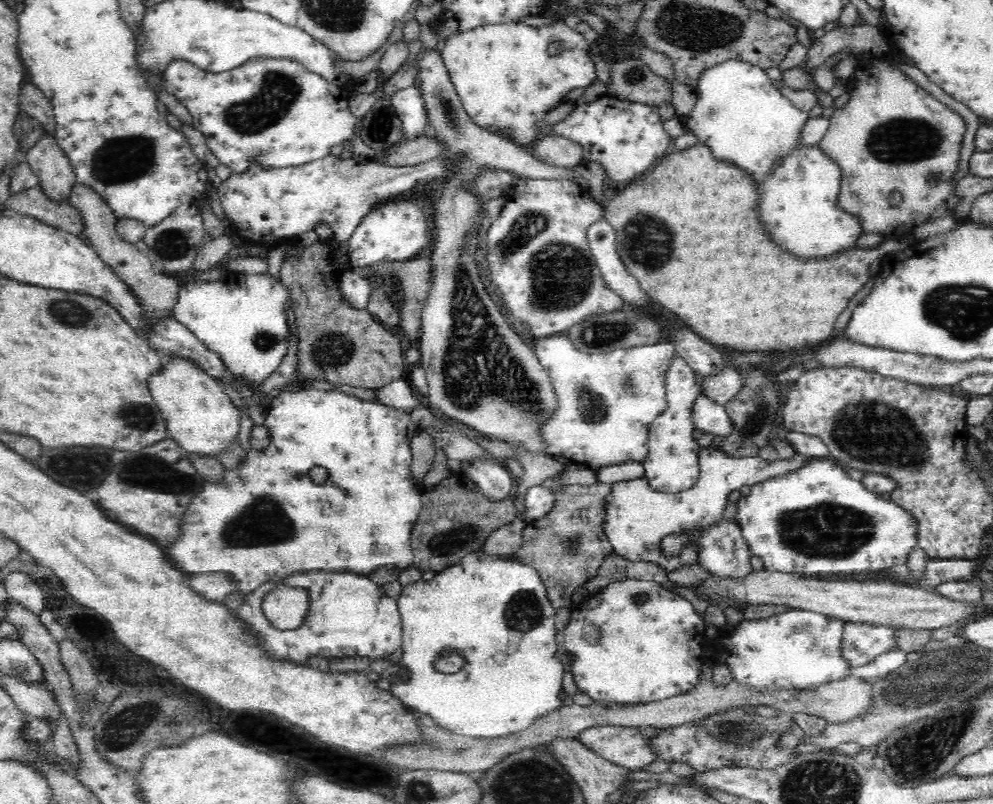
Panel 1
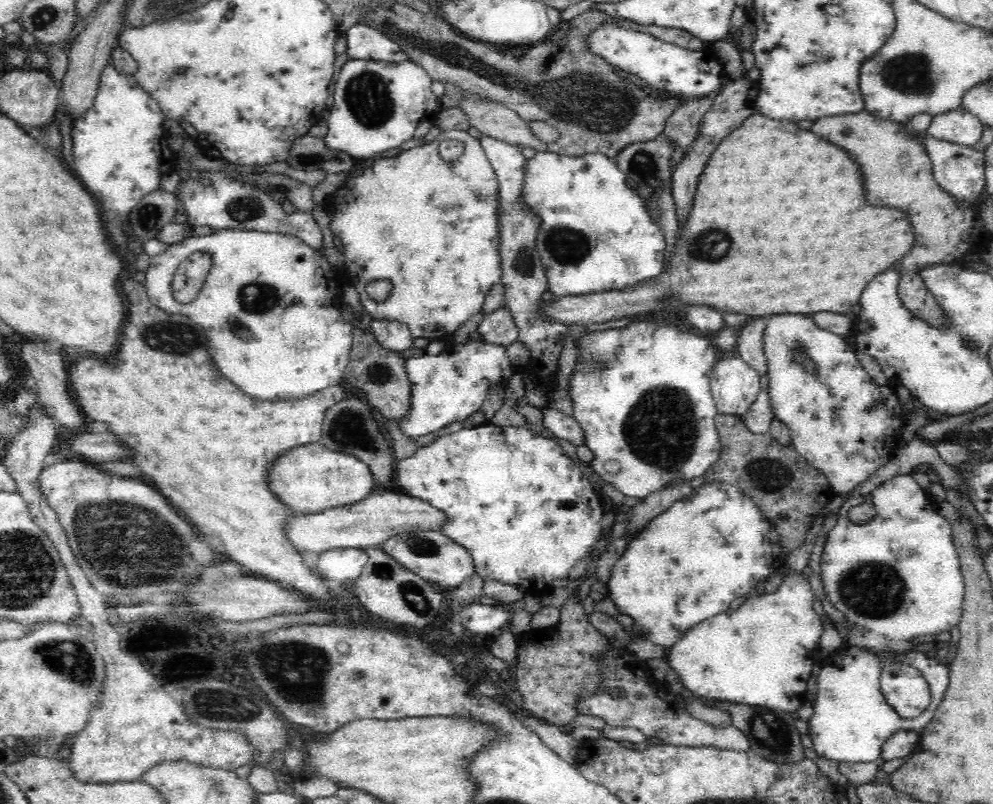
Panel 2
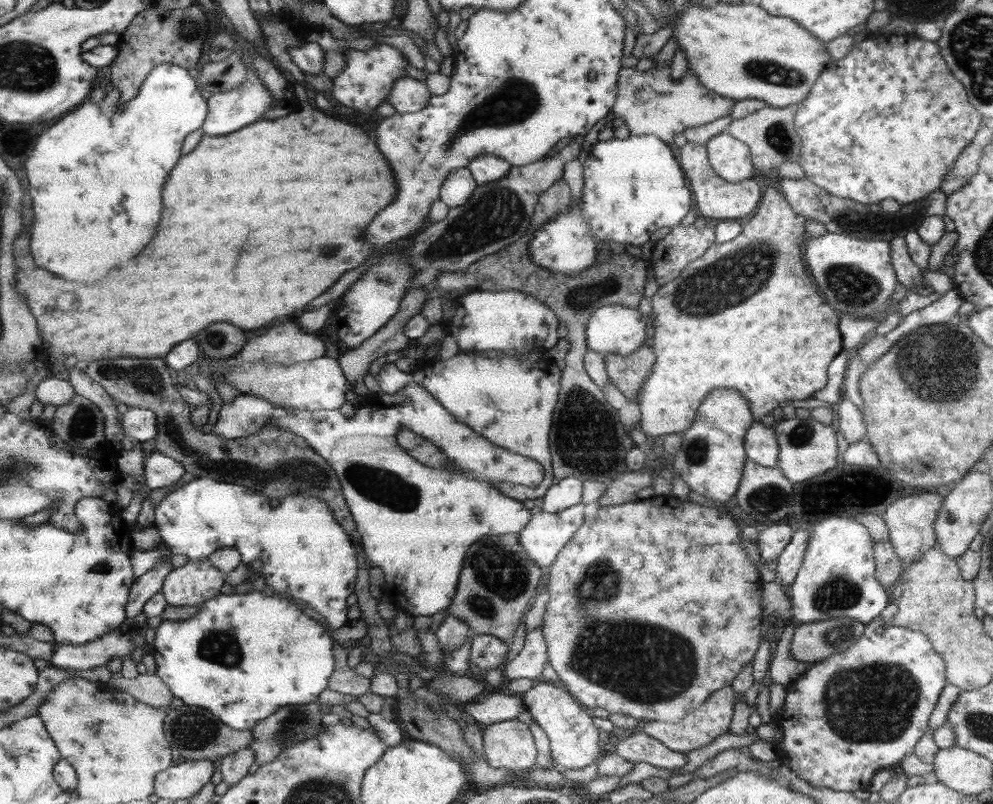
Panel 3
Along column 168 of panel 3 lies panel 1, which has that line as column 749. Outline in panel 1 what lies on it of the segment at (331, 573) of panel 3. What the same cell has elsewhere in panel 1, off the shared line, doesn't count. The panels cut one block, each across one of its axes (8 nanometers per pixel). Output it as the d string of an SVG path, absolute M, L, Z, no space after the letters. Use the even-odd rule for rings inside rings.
M812 460L802 469L789 473L785 476L770 478L764 482L751 486L748 496L741 496L737 502L737 512L735 522L741 528L742 536L749 546L750 552L754 556L762 559L763 566L766 570L778 571L783 573L799 573L808 577L820 574L834 573L871 573L875 571L884 571L896 565L905 565L910 553L917 547L917 522L895 502L892 502L888 496L879 495L874 491L868 490L862 481L852 479L847 470L842 468L840 463L832 460Z

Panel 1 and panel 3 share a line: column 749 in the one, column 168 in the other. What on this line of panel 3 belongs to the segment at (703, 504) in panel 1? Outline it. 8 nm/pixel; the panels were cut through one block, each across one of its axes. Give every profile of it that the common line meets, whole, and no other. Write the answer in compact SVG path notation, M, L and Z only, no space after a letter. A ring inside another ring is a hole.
M154 451L143 459L147 488L159 489L178 482L184 475L184 466L174 458Z

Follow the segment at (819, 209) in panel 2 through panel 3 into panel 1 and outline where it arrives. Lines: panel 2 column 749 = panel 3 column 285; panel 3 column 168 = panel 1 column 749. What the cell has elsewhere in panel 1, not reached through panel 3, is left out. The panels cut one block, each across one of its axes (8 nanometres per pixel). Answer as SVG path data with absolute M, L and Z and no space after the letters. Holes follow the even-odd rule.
M698 143L694 146L676 151L670 151L668 155L657 162L656 165L644 176L627 184L613 199L607 199L602 205L605 210L605 220L614 228L616 238L618 238L618 252L628 268L628 272L640 282L642 290L650 294L654 300L658 300L662 306L670 308L678 318L682 318L693 332L703 341L718 344L717 348L726 350L792 350L792 348L802 348L802 346L818 346L822 340L830 338L834 332L834 324L840 316L840 312L846 308L848 300L854 296L868 280L870 274L870 265L873 262L881 262L886 256L894 256L896 253L908 248L915 248L914 236L907 236L902 239L884 240L874 249L862 249L852 247L849 251L840 251L838 254L832 254L828 258L808 258L808 260L798 260L794 254L788 254L786 250L780 250L776 242L770 238L770 234L764 232L760 224L760 192L754 182L754 178L748 176L748 172L740 170L738 166L718 159L712 155L712 149L704 143Z

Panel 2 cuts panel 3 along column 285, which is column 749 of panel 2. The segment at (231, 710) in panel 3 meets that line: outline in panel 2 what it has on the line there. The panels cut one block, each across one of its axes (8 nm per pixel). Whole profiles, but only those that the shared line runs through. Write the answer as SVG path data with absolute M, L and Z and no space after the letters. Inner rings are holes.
M796 571L788 574L778 590L772 594L762 594L760 590L748 597L740 608L728 614L718 614L700 622L698 626L691 626L669 648L665 656L684 688L692 691L700 698L704 705L717 707L721 703L746 704L748 706L762 706L772 710L795 714L804 703L806 684L814 664L814 650L822 636L822 620L820 614L812 608L812 590L808 584L810 578Z

